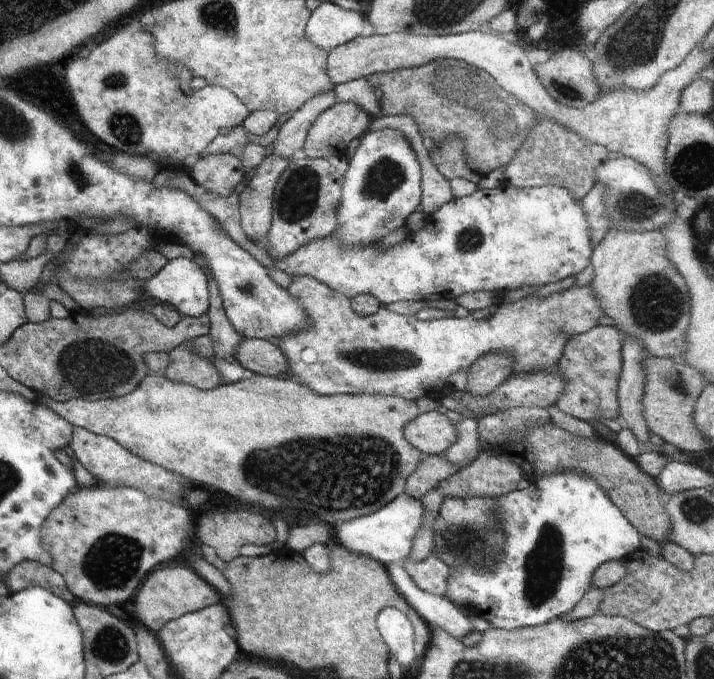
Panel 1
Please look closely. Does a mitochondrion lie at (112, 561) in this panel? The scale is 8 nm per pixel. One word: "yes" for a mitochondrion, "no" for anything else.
yes

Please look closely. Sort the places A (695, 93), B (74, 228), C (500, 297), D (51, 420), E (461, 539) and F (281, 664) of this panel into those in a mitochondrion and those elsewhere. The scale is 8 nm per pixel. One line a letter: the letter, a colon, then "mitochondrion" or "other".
A: other
B: other
C: other
D: other
E: mitochondrion
F: other

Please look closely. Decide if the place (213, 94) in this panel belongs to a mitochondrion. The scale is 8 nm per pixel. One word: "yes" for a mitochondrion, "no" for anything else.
no

